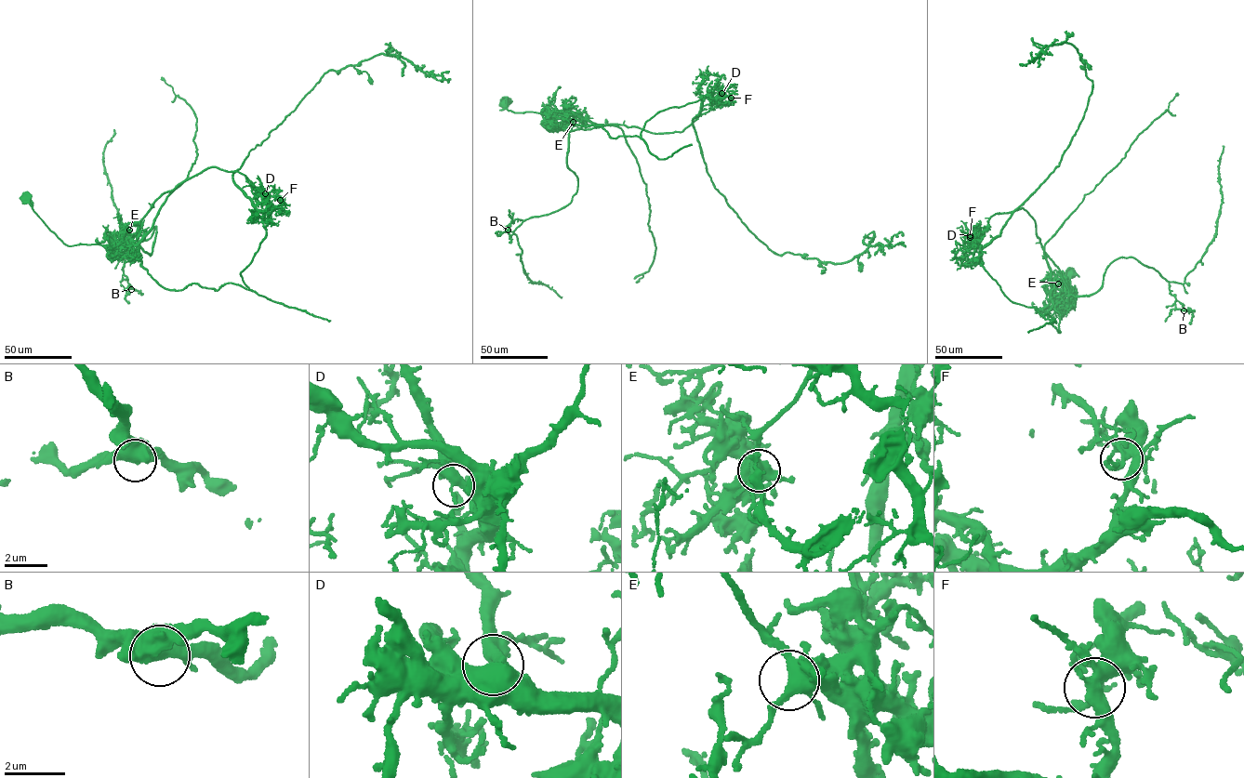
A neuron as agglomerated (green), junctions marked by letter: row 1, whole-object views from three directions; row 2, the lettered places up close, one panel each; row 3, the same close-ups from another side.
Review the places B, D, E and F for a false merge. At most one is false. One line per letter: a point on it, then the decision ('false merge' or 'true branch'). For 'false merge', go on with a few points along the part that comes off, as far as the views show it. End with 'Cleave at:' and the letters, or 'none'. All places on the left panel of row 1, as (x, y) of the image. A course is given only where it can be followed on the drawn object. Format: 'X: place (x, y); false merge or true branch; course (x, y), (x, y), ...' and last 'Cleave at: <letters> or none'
B: place (131, 289); true branch
D: place (265, 193); true branch
E: place (129, 230); true branch
F: place (280, 200); false merge; course (280, 199), (206, 168), (144, 216), (138, 245), (151, 255), (155, 226), (120, 258), (103, 164), (113, 129)
Cleave at: F

